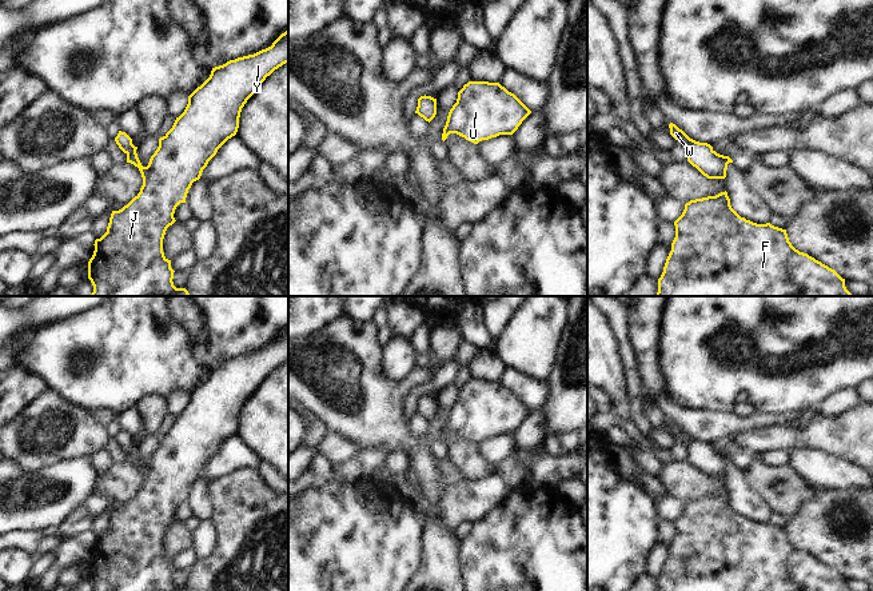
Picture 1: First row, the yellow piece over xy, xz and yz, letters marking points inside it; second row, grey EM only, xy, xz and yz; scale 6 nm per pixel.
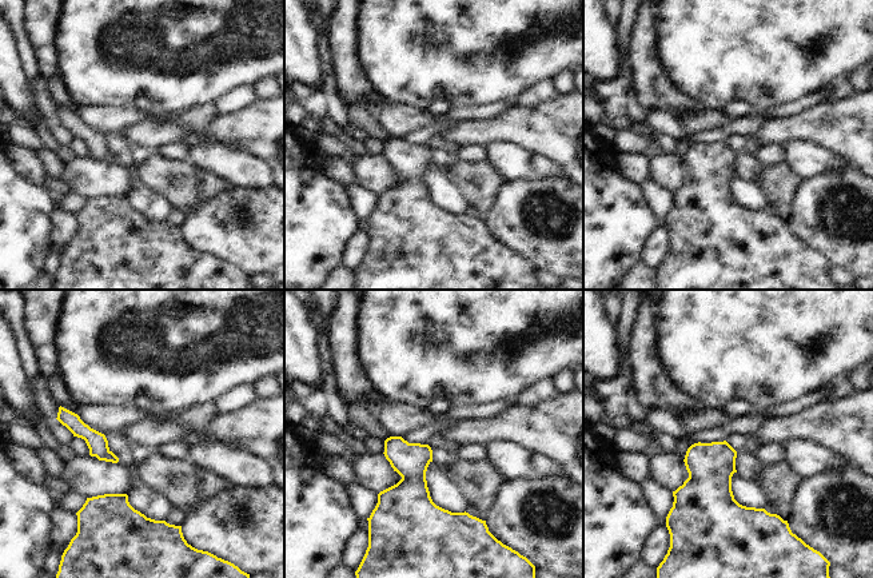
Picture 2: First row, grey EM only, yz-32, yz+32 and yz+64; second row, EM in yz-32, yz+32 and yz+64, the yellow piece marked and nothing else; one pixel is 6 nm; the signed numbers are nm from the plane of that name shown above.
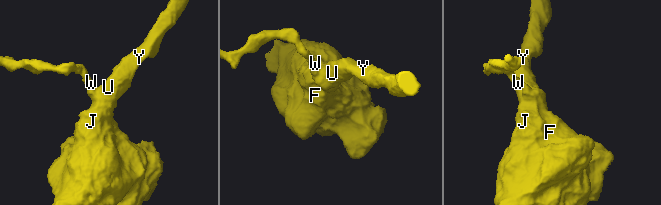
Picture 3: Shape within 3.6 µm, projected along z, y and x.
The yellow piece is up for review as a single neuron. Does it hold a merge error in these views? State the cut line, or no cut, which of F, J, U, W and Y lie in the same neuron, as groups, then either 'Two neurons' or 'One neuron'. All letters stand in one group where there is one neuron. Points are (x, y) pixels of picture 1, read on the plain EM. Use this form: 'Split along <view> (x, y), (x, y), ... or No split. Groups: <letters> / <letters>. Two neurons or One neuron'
No split. Groups: F J U W Y. One neuron.

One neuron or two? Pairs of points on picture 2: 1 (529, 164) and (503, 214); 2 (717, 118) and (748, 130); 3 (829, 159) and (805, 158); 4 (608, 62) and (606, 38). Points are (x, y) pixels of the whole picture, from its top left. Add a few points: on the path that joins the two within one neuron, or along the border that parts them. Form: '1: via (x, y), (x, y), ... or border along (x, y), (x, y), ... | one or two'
1: border along (553, 175), (531, 179), (509, 179), (505, 182) | two
2: border along (729, 122), (722, 127), (700, 132) | two
3: via (824, 159), (810, 159) | one
4: via (606, 56), (606, 43) | one

